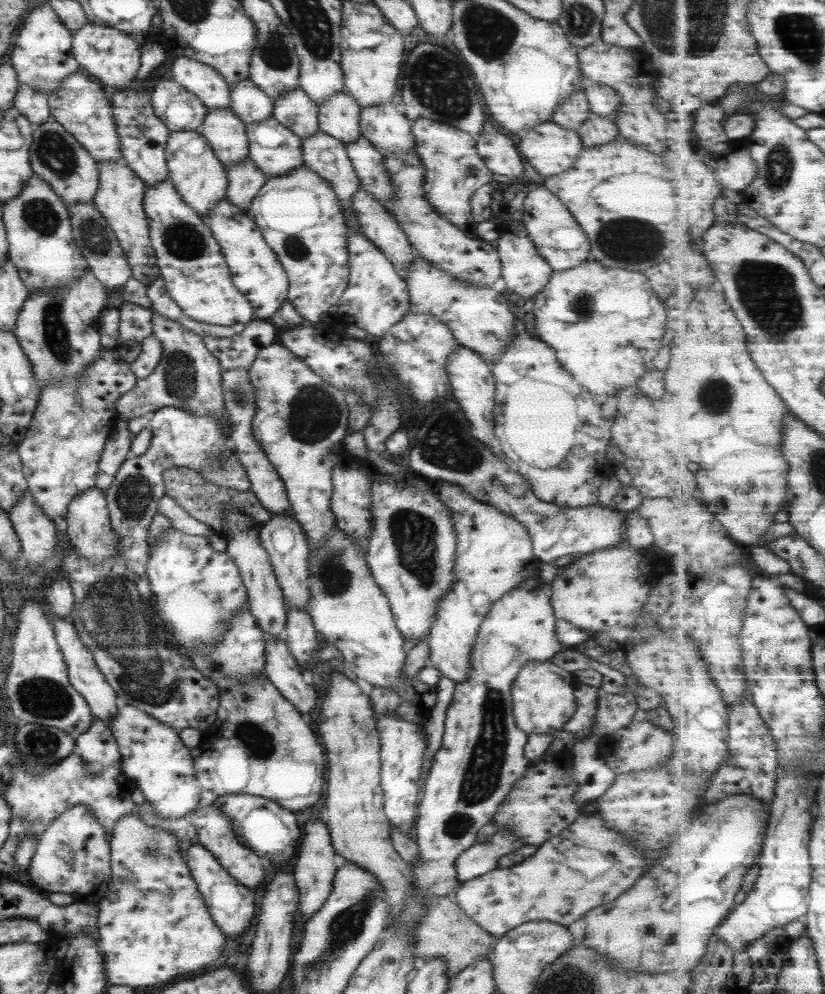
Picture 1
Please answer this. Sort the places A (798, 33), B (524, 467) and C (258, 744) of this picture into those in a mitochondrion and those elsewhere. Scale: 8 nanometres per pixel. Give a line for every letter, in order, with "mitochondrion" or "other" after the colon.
A: mitochondrion
B: other
C: mitochondrion

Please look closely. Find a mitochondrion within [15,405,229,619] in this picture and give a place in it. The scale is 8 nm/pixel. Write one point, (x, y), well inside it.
(133, 496)

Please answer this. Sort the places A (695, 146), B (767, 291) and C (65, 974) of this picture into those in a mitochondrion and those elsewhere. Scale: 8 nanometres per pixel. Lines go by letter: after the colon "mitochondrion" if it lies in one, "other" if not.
A: other
B: mitochondrion
C: other

